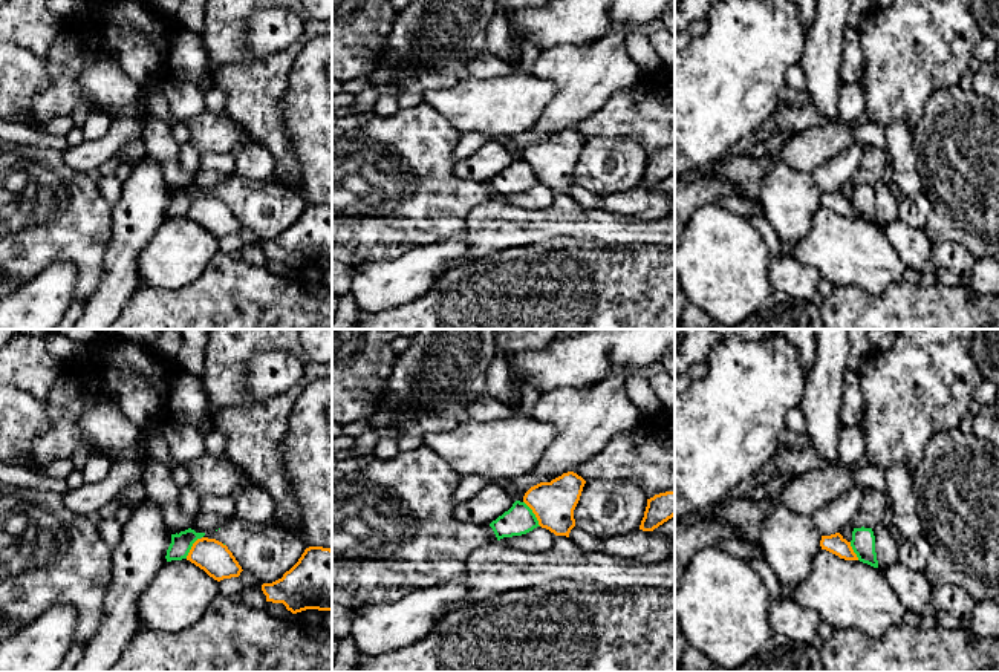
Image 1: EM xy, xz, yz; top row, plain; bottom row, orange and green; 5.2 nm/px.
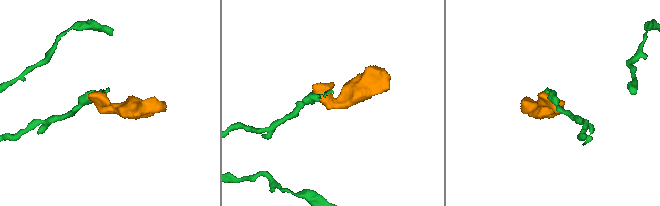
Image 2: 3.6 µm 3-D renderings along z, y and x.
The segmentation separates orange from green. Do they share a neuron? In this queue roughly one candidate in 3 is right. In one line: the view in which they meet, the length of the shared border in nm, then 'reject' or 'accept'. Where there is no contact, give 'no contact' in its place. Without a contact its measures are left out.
xz | 160 nm | reject

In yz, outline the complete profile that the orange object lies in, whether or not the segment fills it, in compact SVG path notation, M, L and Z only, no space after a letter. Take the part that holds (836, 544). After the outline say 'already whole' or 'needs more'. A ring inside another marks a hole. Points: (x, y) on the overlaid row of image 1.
M840 533L831 536L822 536L820 540L822 550L826 550L840 559L844 560L858 560L857 554L854 553L851 542L848 542Z; already whole

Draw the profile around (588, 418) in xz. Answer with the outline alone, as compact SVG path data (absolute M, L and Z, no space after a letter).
M613 367L607 378L591 387L557 387L539 395L531 416L551 422L557 435L540 464L513 481L519 493L516 501L523 502L531 487L574 471L575 465L601 452L615 435L639 422L644 412L630 401L626 378L624 369Z

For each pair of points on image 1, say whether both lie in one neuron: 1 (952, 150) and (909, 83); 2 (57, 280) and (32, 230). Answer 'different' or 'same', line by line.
1: different
2: different

